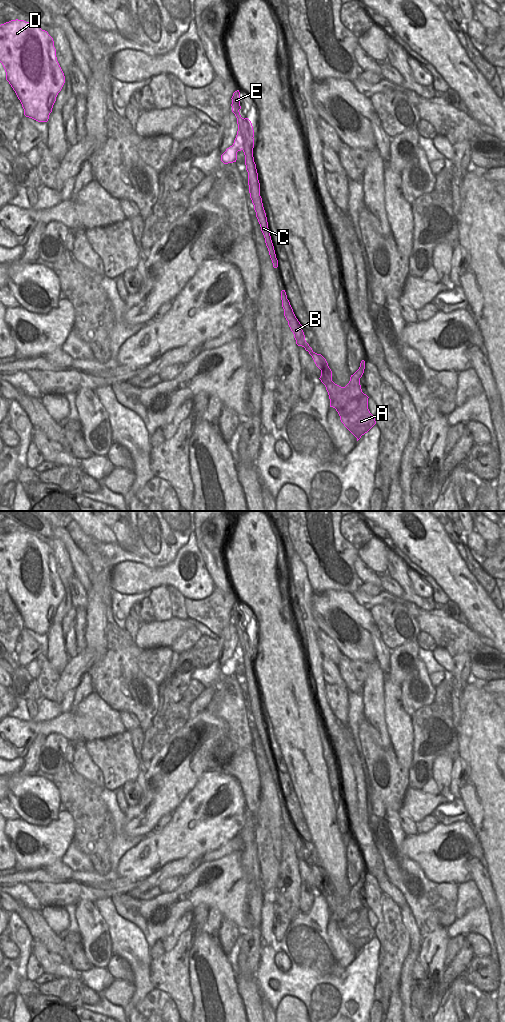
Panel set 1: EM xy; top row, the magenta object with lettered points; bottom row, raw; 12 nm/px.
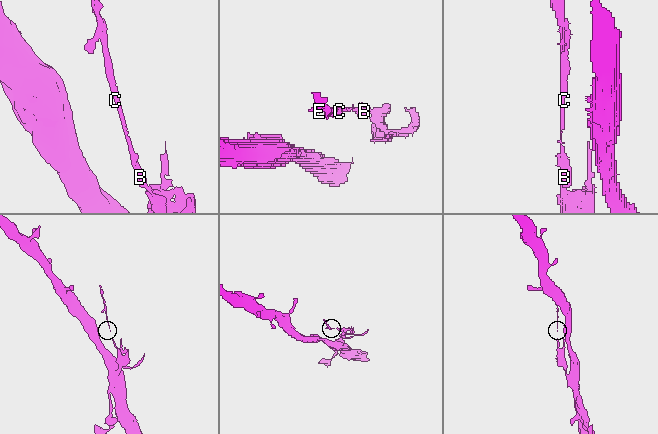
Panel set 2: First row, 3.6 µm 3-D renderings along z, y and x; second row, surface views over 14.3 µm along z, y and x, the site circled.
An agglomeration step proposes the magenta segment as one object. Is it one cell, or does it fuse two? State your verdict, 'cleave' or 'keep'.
keep

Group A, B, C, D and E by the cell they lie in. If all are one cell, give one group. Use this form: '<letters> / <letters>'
A B C D E

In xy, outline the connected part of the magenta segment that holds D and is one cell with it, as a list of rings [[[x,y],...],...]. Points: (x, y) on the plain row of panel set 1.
[[[11,532],[0,537],[0,574],[20,612],[24,627],[38,634],[47,634],[65,588],[57,573],[53,550],[32,534]]]

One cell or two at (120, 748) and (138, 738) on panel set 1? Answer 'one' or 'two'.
two

